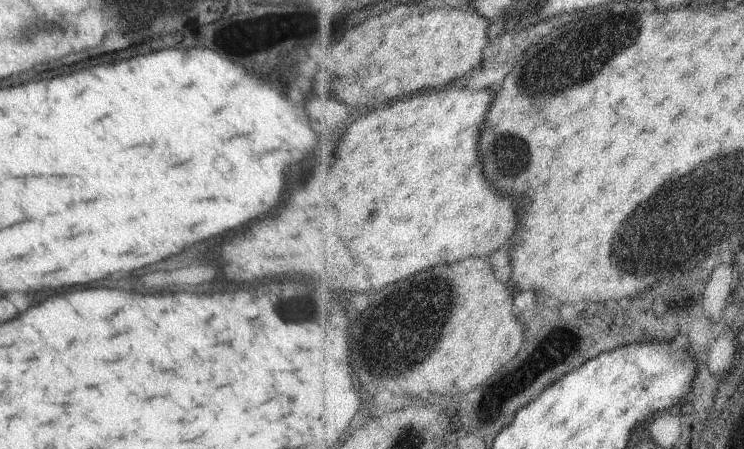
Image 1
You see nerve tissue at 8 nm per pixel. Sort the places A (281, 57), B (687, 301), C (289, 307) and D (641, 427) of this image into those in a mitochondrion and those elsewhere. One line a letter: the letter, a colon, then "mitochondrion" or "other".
A: mitochondrion
B: other
C: mitochondrion
D: other

